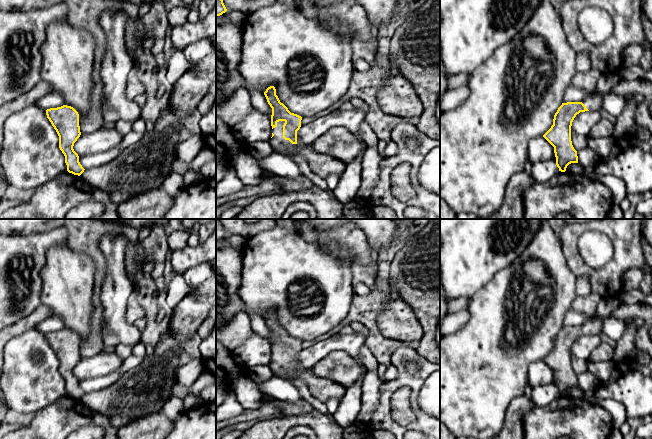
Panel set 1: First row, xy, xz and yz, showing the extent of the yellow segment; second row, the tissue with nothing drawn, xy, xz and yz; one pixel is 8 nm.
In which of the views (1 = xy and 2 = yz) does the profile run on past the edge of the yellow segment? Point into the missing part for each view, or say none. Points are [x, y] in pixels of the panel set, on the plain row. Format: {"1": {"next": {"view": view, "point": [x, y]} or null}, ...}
{"1": {"next": null}, "2": {"next": {"view": "yz", "point": [593, 326]}}}

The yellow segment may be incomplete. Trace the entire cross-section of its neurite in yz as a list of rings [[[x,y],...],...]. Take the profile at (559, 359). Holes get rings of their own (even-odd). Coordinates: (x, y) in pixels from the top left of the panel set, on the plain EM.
[[[590,319],[582,326],[562,327],[554,339],[553,349],[543,361],[554,371],[556,389],[559,395],[565,396],[571,387],[578,387],[577,375],[571,365],[571,350],[580,336],[599,335],[603,323],[598,319]]]

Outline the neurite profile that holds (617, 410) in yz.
[[[594,389],[583,391],[583,398],[590,403],[604,408],[612,417],[612,425],[614,428],[620,428],[622,424],[628,421],[625,406],[612,399],[598,399],[594,395]]]

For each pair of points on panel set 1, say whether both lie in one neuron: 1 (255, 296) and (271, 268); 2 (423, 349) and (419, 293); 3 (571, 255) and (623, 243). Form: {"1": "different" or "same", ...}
{"1": "same", "2": "same", "3": "same"}

